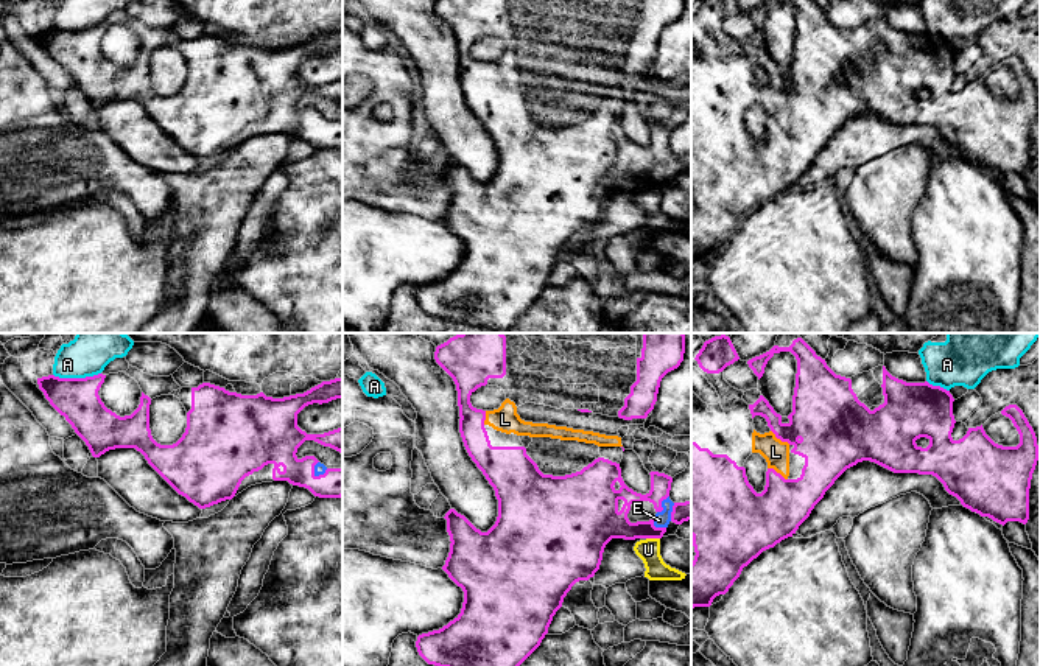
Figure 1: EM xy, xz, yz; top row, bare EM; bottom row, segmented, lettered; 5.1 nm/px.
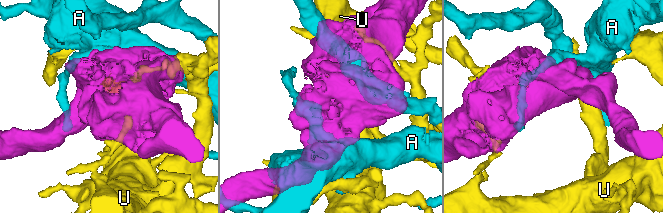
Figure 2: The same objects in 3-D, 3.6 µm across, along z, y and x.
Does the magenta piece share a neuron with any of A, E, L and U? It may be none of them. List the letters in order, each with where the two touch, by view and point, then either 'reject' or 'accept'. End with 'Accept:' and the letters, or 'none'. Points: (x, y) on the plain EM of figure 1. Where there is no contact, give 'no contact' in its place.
A: contact xy (77, 30); reject
E: contact xz (660, 156); accept
L: contact yz (780, 91); accept
U: contact xz (653, 189); reject
Accept: E, L

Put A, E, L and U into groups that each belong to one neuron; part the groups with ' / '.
A / E L / U

